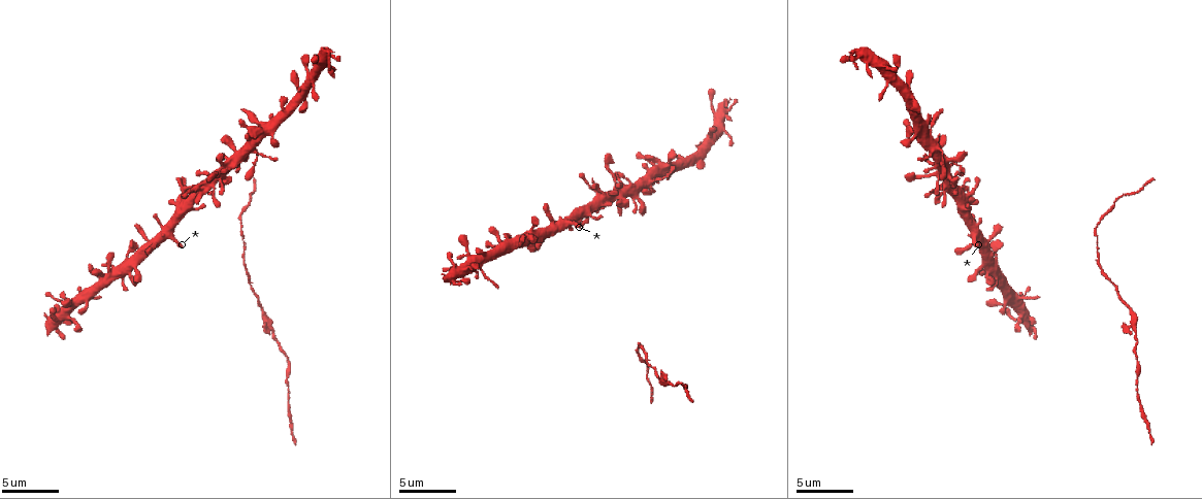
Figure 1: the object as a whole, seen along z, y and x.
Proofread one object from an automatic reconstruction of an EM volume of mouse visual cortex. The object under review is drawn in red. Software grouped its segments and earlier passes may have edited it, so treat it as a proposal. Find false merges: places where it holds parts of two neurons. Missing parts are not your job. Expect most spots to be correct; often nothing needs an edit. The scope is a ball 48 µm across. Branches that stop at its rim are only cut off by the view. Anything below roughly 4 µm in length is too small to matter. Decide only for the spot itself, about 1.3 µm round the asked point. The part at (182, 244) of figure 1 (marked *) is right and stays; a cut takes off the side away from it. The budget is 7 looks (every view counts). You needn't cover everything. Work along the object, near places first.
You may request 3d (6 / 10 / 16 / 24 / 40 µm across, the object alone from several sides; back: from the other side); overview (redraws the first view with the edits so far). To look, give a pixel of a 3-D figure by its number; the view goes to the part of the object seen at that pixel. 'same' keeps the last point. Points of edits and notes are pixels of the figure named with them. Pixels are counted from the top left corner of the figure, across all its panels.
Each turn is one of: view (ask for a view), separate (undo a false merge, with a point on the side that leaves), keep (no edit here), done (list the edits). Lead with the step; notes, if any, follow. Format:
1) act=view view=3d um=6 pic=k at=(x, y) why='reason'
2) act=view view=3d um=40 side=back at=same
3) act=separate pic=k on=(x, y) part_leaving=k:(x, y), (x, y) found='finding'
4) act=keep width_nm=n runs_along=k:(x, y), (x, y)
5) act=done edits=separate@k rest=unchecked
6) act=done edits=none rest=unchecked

act=view view=3d um=10 pic=1 at=(162, 228) why='looks like a crossing'

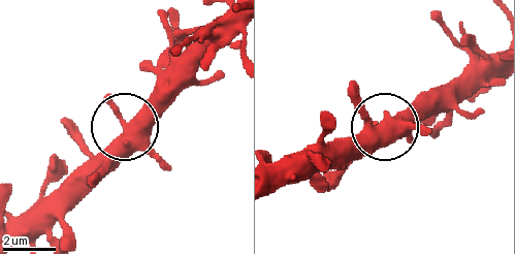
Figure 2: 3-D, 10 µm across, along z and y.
act=view view=3d um=6 pic=2 at=(124, 131)

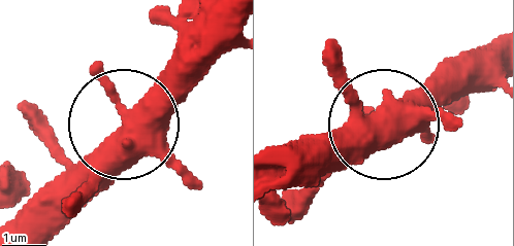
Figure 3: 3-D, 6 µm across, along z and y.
act=keep runs_along=3:(195, 177), (132, 126), (46, 199) found='all the same neuron'

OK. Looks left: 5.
act=view view=3d um=10 pic=1 at=(933, 145) why='four arms meet'

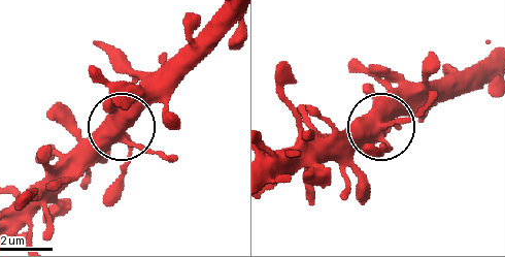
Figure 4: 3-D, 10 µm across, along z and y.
act=keep runs_along=4:(268, 182), (347, 158), (378, 131), (388, 147), (381, 153) found='one neuron here'

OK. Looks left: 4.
act=view view=3d um=6 pic=1 at=(240, 235)

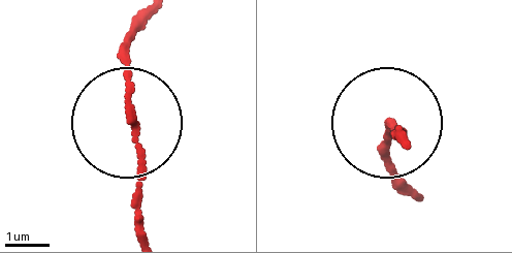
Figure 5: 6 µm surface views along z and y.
act=keep width_nm=130 found='one neuron here'

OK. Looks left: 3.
act=view view=3d um=16 pic=1 at=(663, 377) why='calibre changes'

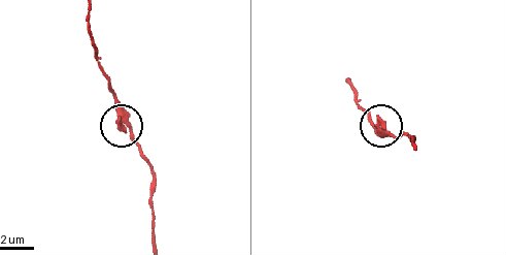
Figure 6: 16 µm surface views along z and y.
act=keep width_nm=340 found='continuous, no second neuron'

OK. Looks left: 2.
act=done edits=none rest=unchecked

